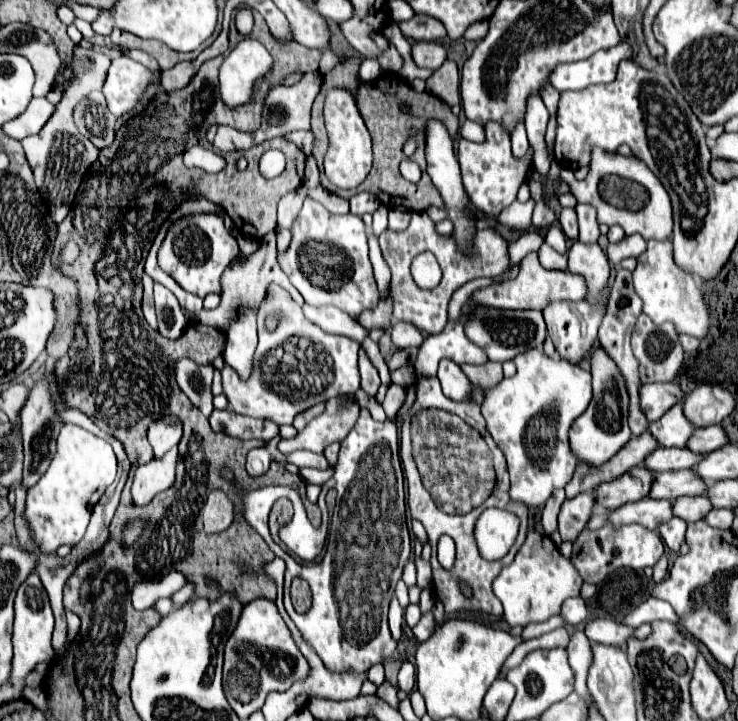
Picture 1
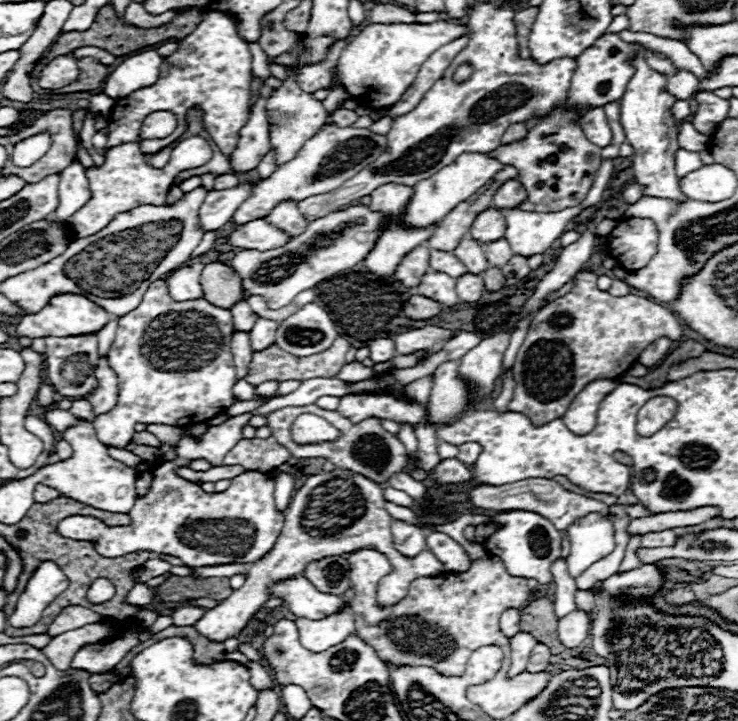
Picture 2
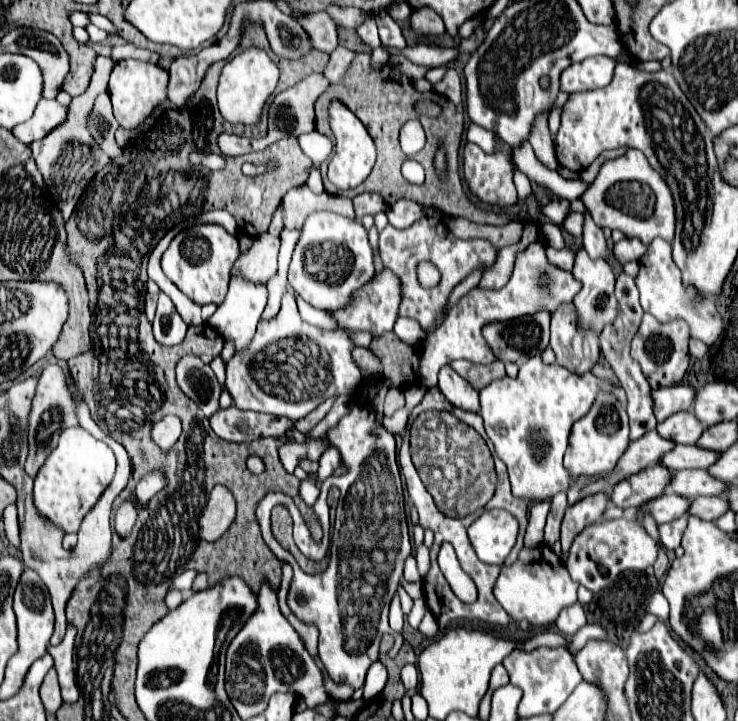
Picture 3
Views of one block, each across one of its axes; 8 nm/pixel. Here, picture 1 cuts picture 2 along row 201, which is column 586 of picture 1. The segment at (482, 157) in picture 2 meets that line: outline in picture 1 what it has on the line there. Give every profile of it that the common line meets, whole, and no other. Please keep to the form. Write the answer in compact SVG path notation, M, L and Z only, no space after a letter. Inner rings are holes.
M602 348L592 350L592 388L594 396L588 410L580 418L576 418L570 428L570 444L572 454L576 454L578 462L584 462L588 466L602 466L604 462L614 458L620 448L624 448L624 444L628 444L630 440L626 384L616 364Z

